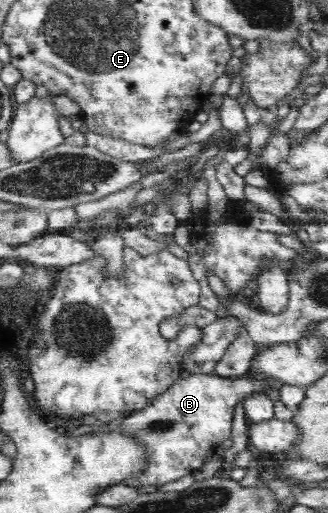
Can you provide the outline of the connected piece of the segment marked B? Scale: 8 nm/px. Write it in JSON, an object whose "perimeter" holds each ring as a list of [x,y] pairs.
{"perimeter":[[[214,373],[177,378],[165,392],[157,394],[149,406],[127,413],[119,423],[121,435],[145,447],[143,468],[133,477],[142,485],[158,489],[187,474],[196,474],[210,450],[230,438],[235,404],[253,392],[261,393],[265,386],[267,380],[264,379],[225,378]]]}

